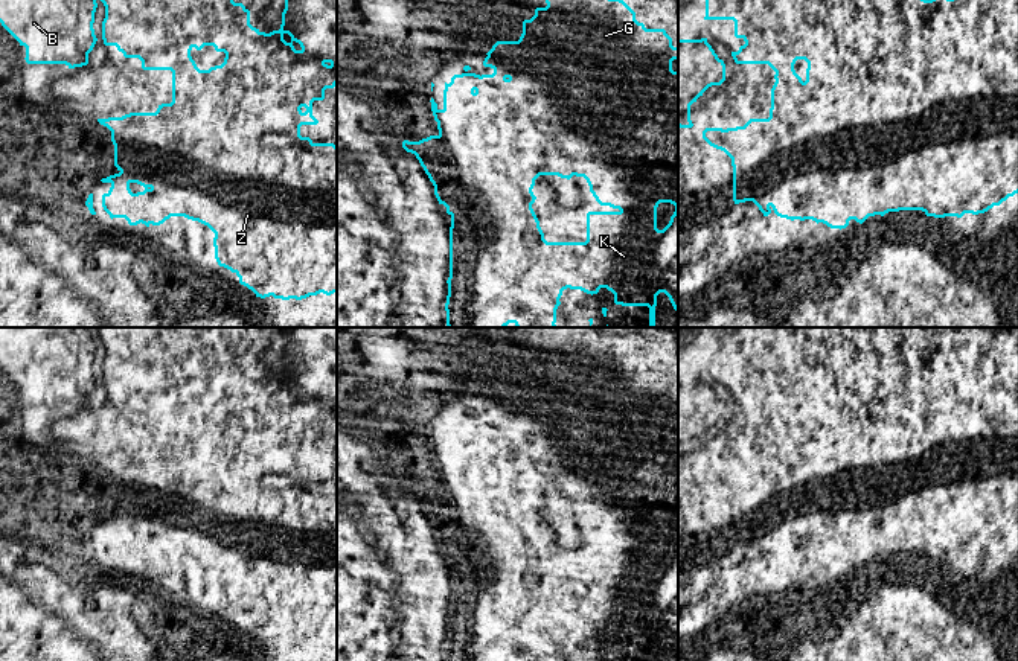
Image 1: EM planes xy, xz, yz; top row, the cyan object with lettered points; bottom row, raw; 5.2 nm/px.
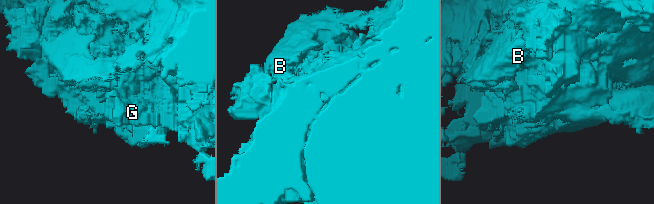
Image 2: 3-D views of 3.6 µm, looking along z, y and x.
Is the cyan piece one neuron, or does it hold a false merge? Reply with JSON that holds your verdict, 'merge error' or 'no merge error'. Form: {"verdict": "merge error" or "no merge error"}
{"verdict": "merge error"}

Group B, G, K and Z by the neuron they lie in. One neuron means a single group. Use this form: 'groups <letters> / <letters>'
groups B G K / Z

